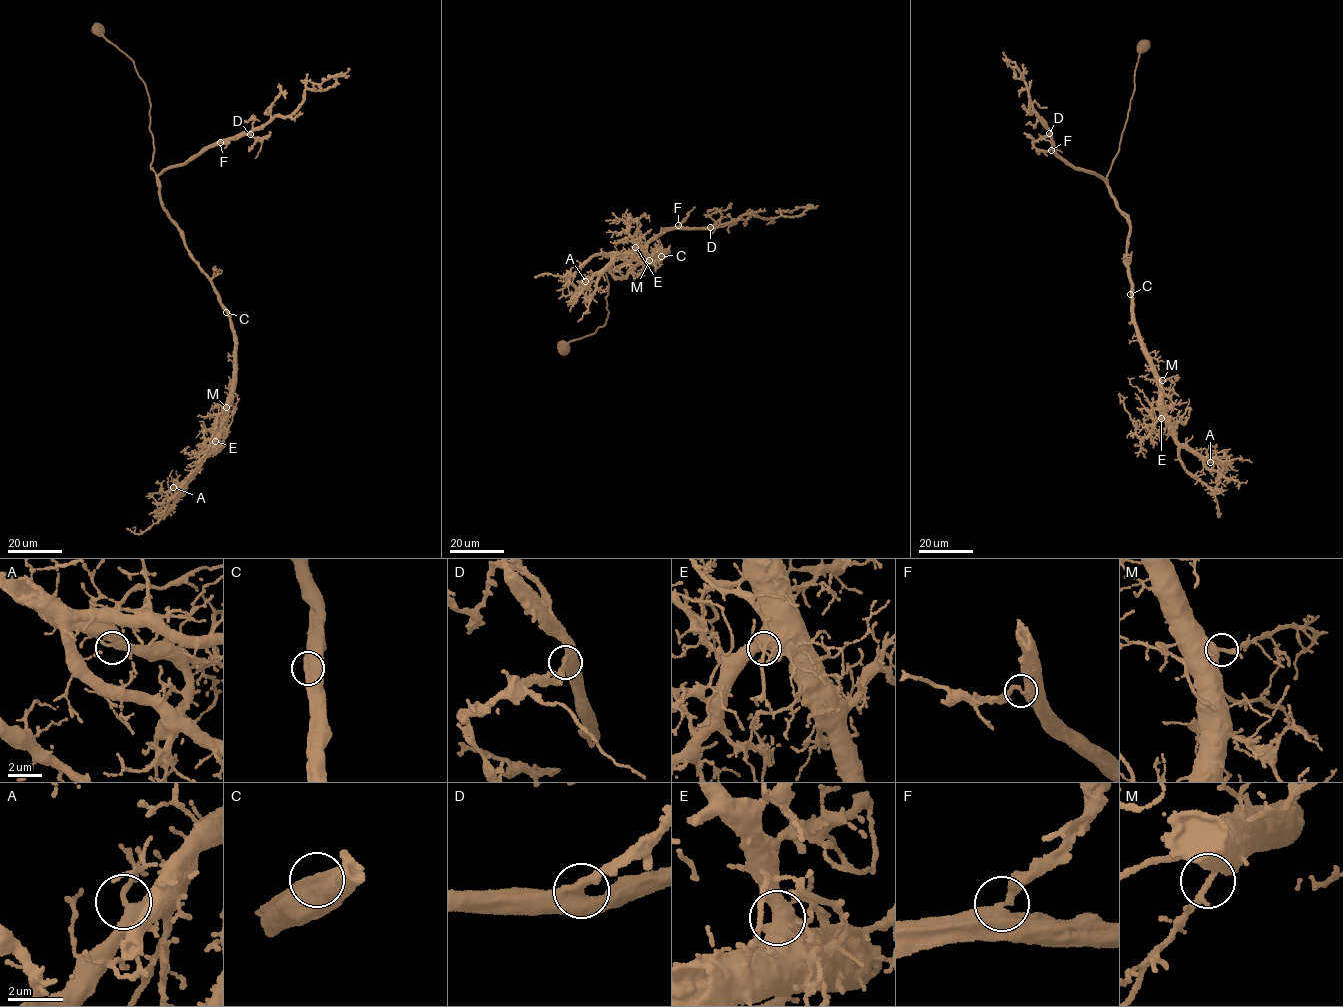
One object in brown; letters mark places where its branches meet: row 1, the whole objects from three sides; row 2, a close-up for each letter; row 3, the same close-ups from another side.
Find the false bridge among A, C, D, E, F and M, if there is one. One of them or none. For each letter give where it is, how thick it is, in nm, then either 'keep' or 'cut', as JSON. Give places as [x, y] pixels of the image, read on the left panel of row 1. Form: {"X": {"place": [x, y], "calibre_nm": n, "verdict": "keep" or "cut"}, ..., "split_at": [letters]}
{"A": {"place": [173, 487], "calibre_nm": 380, "verdict": "keep"}, "C": {"place": [226, 312], "calibre_nm": 800, "verdict": "keep"}, "D": {"place": [250, 134], "calibre_nm": 550, "verdict": "keep"}, "E": {"place": [215, 441], "calibre_nm": 600, "verdict": "keep"}, "F": {"place": [220, 142], "calibre_nm": 500, "verdict": "keep"}, "M": {"place": [226, 407], "calibre_nm": 400, "verdict": "keep"}, "split_at": []}

